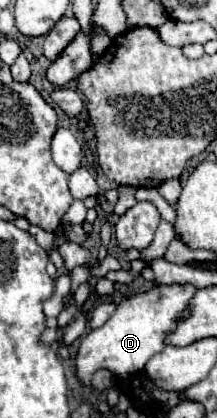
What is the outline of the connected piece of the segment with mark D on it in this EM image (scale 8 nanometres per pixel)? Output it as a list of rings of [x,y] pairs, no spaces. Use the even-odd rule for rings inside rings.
[[[185,283],[185,285],[153,285],[149,291],[125,297],[117,305],[109,321],[103,327],[93,329],[81,341],[75,357],[77,379],[83,385],[89,385],[93,373],[99,369],[107,369],[121,379],[137,375],[145,367],[149,357],[153,357],[165,347],[165,335],[175,329],[177,321],[189,315],[187,303],[193,295],[195,287]]]

